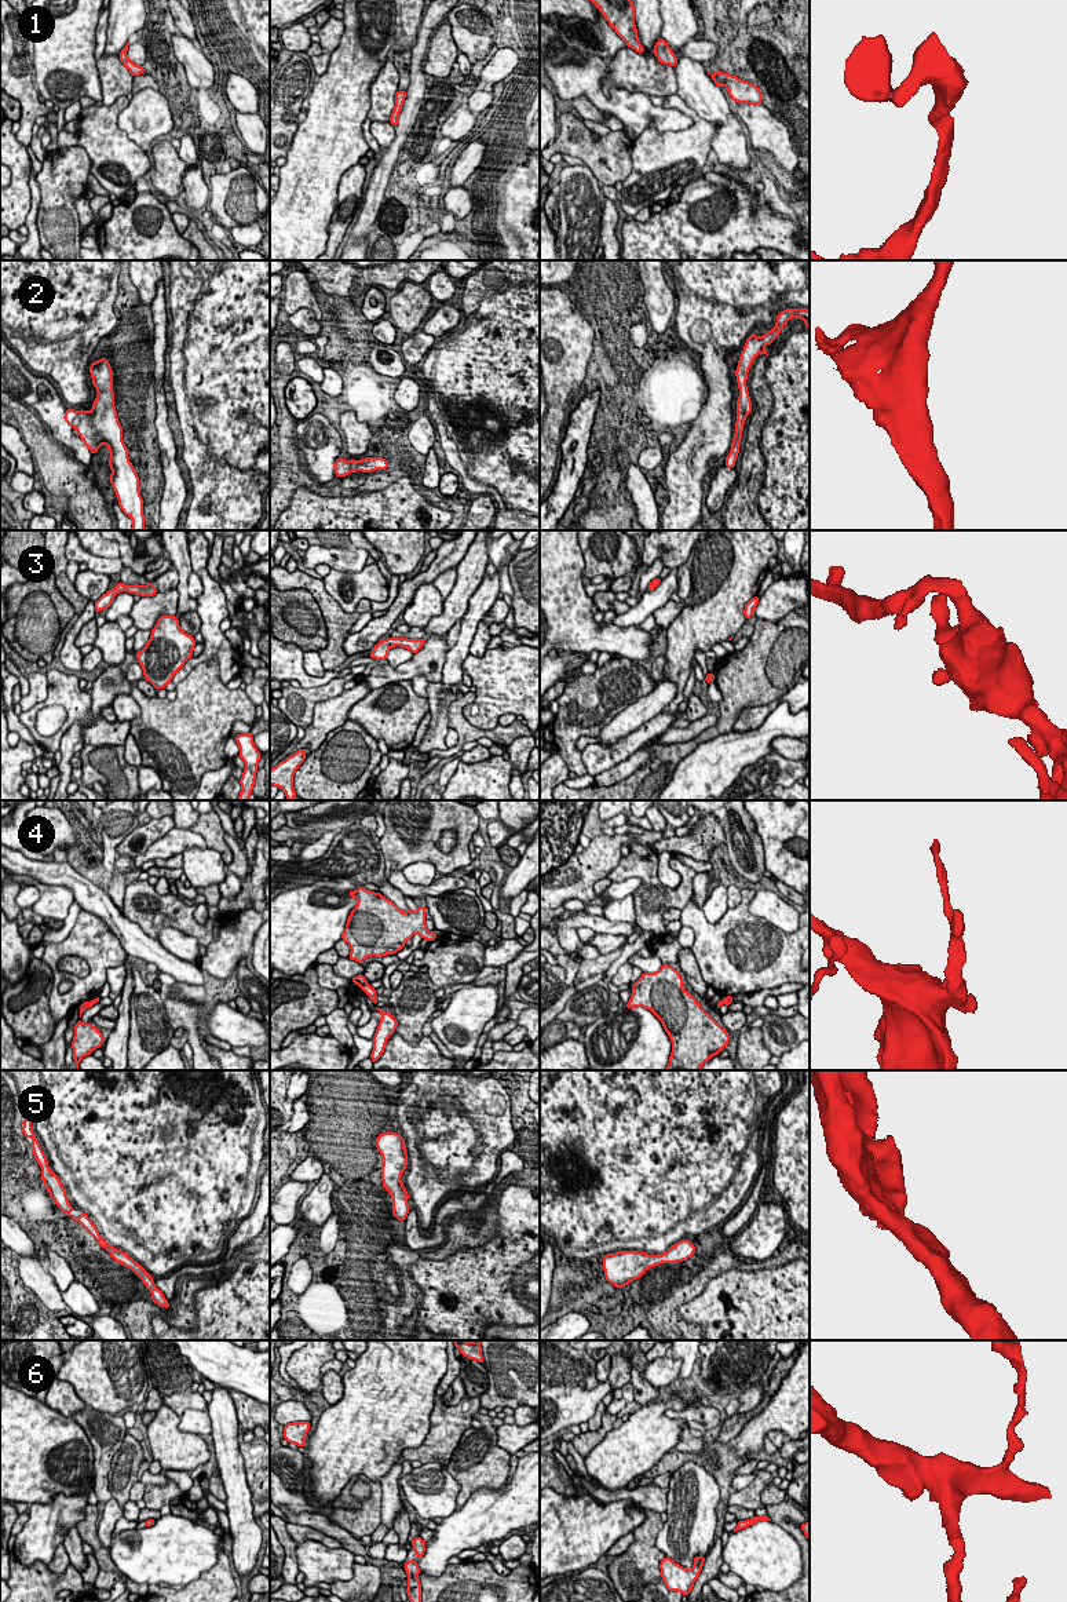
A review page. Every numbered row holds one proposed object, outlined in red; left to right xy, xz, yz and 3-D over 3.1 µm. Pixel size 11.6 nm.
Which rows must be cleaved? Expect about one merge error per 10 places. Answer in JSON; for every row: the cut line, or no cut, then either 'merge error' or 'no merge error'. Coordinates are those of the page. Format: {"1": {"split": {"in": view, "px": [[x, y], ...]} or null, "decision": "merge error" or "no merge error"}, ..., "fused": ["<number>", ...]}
{"1": {"split": null, "decision": "no merge error"}, "2": {"split": null, "decision": "no merge error"}, "3": {"split": null, "decision": "no merge error"}, "4": {"split": {"in": "xz", "px": [[366, 982], [361, 986]]}, "decision": "merge error"}, "5": {"split": null, "decision": "no merge error"}, "6": {"split": null, "decision": "no merge error"}, "fused": ["4"]}

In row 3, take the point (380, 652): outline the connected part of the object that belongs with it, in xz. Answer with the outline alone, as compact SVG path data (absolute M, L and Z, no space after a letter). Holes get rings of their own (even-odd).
M387 638L384 641L379 641L379 643L373 647L373 652L370 653L370 658L376 660L387 660L388 650L394 646L406 647L413 654L417 653L423 645L425 643L425 639L408 639L408 638Z

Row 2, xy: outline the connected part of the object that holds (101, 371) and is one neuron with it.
M106 357L92 362L89 373L98 391L91 410L66 409L63 420L69 427L77 430L92 455L98 452L102 444L107 445L112 468L110 483L118 506L132 519L132 530L145 530L139 477L128 459L128 449L123 441L123 427L114 408L113 371Z

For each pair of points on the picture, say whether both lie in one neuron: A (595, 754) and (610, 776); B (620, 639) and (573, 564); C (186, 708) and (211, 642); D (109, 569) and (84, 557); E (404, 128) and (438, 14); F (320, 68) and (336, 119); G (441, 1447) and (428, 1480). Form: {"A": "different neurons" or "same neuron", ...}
{"A": "different neurons", "B": "same neuron", "C": "different neurons", "D": "same neuron", "E": "same neuron", "F": "different neurons", "G": "different neurons"}

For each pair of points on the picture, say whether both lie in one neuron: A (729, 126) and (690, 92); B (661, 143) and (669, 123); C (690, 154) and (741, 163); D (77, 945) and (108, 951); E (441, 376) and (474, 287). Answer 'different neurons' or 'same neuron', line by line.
A: same neuron
B: different neurons
C: different neurons
D: same neuron
E: same neuron

